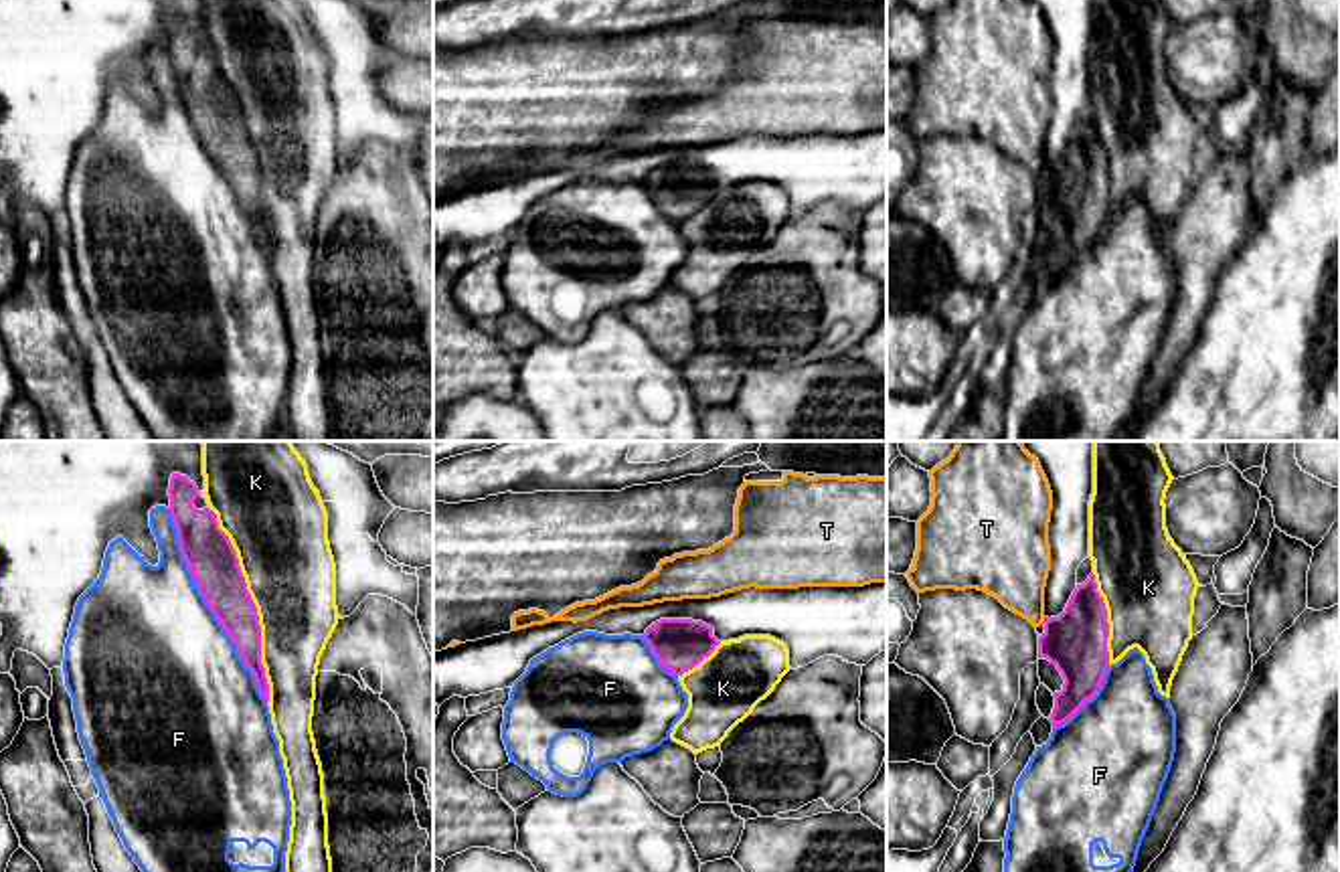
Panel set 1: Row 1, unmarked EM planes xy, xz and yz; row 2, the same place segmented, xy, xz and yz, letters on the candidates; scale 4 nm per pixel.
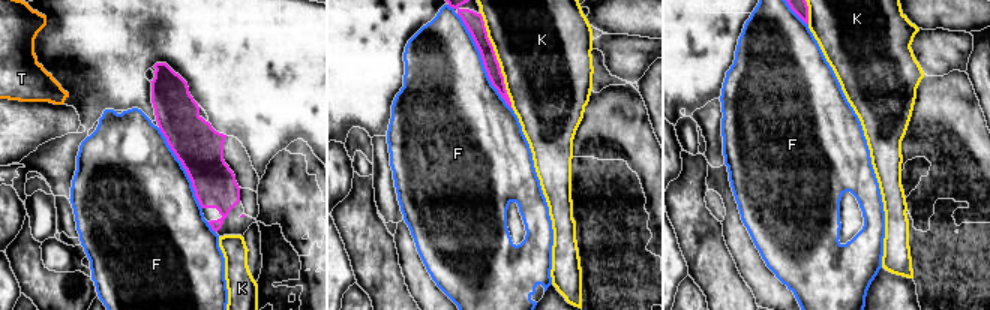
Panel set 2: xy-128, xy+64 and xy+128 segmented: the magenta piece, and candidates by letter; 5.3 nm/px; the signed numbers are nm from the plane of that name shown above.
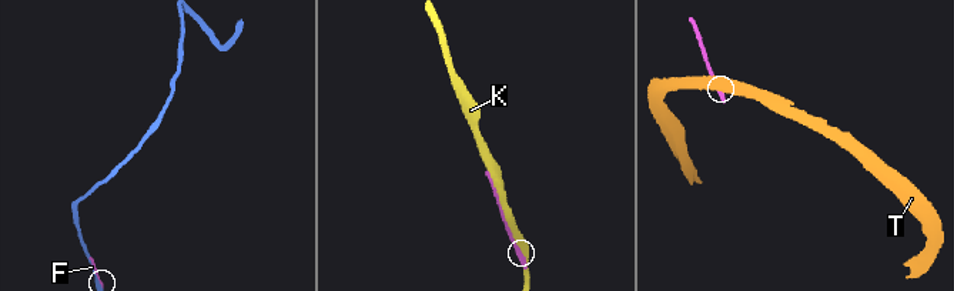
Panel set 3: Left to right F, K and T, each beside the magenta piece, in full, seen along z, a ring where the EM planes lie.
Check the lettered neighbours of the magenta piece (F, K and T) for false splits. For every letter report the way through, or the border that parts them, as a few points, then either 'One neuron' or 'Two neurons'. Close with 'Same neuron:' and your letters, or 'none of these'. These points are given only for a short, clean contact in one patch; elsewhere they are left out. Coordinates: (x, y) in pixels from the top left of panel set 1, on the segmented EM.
F: Two neurons
K: Two neurons
T: Boundary: yz (1045, 618), (1041, 622). Two neurons
Same neuron: none of these

